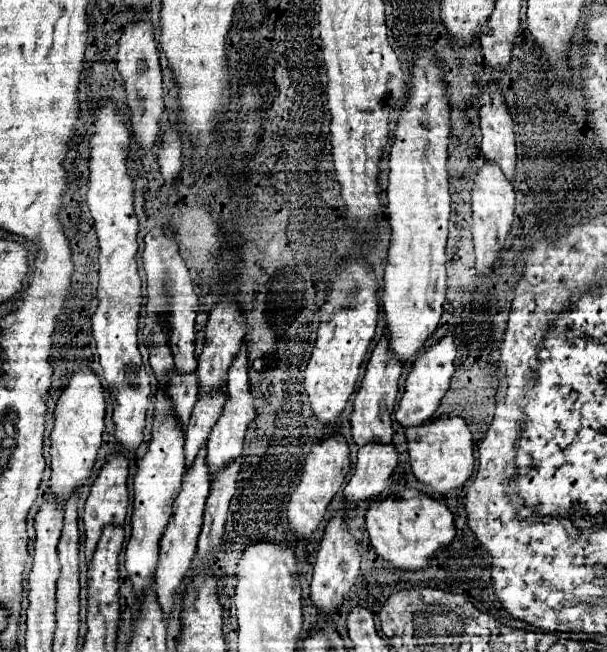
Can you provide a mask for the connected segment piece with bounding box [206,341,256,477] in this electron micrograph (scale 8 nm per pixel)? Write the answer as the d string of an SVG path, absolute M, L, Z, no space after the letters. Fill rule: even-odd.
M242 341L242 347L236 353L236 359L232 361L232 371L228 371L228 399L226 399L224 409L220 413L220 419L212 427L212 433L210 433L208 443L206 443L208 445L208 465L210 465L210 475L212 477L228 461L242 455L244 433L248 429L248 423L254 417L256 417L256 413L254 413L254 397L250 395L250 383L248 383L248 347L246 347L246 341Z

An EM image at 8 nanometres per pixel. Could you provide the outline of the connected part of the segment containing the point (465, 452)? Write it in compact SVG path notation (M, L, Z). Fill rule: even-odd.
M440 415L436 419L430 419L428 423L422 423L420 427L404 429L408 439L408 455L410 465L424 485L432 487L434 491L446 493L450 489L462 487L472 471L474 471L474 457L472 457L472 433L466 425L466 421L458 415Z

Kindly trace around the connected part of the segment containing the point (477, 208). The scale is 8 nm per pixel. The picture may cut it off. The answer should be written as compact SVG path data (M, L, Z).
M484 163L476 173L472 187L472 237L478 271L488 271L494 265L498 251L504 245L506 235L510 231L512 219L514 219L512 183L504 177L504 173L500 171L500 167L496 167L496 163Z

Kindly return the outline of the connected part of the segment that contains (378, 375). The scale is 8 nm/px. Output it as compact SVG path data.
M388 333L382 335L378 345L372 351L372 357L366 365L366 373L360 385L360 391L354 399L354 411L350 417L352 423L352 435L358 447L364 447L366 443L378 441L378 443L390 443L392 441L392 411L394 411L394 401L398 395L398 379L402 373L402 361L392 355L388 349Z

